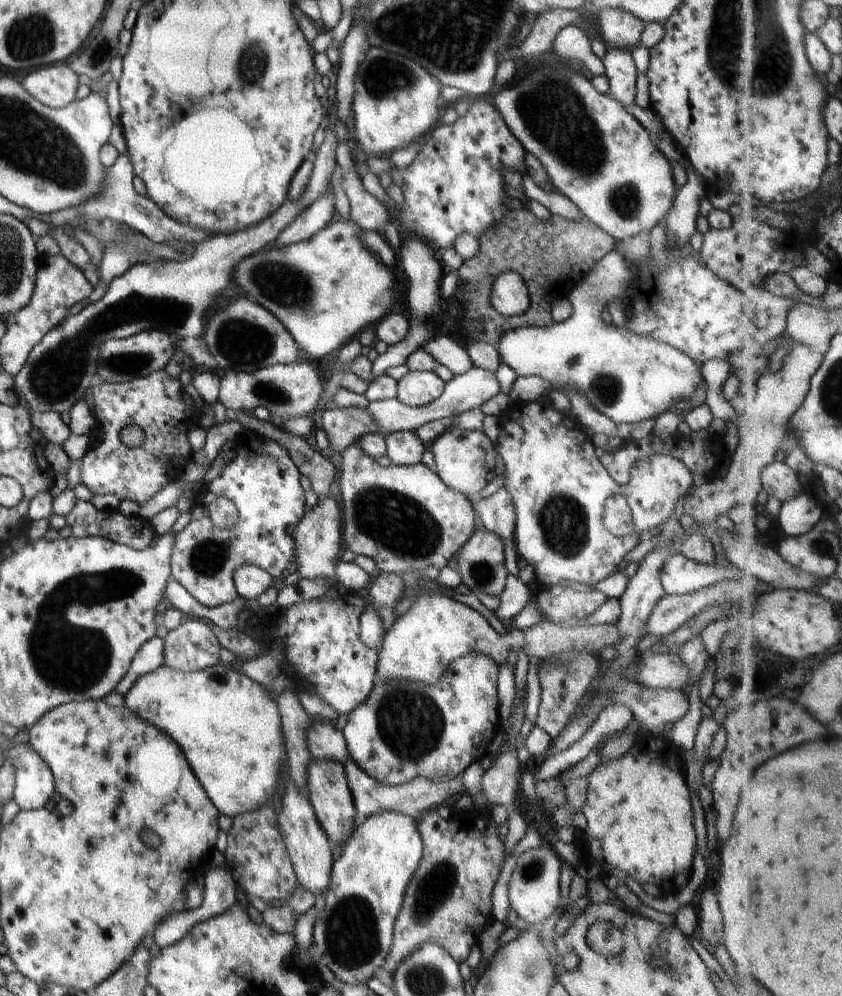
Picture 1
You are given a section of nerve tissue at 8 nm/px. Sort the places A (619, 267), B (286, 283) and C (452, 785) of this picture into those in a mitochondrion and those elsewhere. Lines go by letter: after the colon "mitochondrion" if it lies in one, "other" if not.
A: other
B: mitochondrion
C: other

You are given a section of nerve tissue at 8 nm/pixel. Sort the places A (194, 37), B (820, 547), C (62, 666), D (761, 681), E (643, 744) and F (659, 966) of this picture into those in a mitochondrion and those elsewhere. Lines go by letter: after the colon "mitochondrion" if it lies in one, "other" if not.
A: other
B: mitochondrion
C: mitochondrion
D: other
E: other
F: mitochondrion

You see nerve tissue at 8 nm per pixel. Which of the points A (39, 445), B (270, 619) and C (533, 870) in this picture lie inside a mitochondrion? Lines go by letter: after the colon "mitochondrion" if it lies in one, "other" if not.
A: other
B: other
C: mitochondrion

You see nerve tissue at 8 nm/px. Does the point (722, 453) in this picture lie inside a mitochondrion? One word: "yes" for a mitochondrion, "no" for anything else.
no

